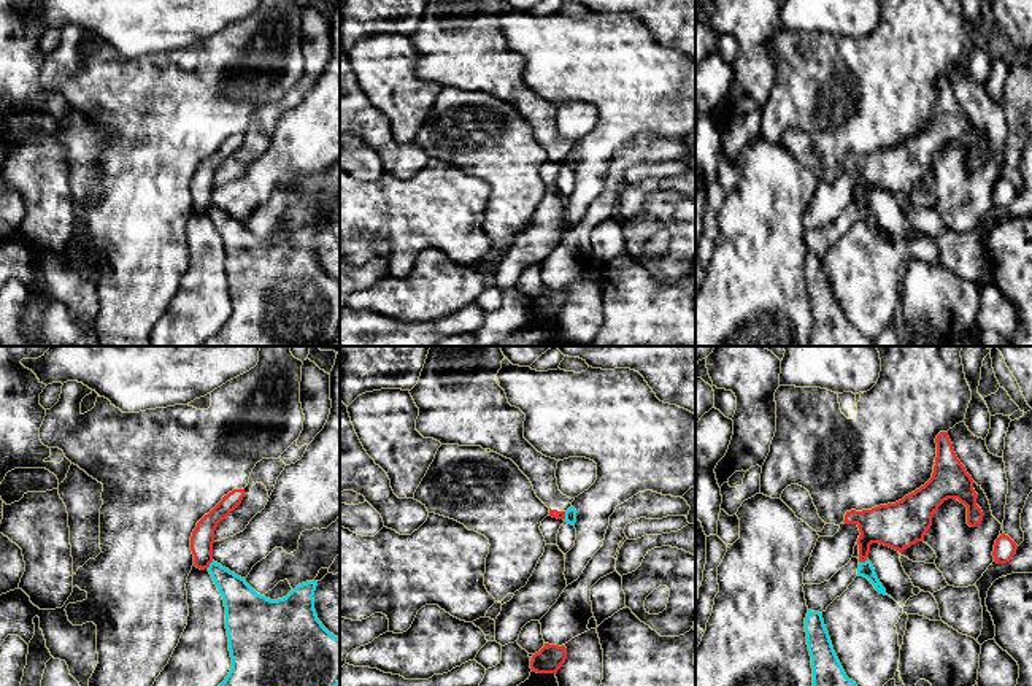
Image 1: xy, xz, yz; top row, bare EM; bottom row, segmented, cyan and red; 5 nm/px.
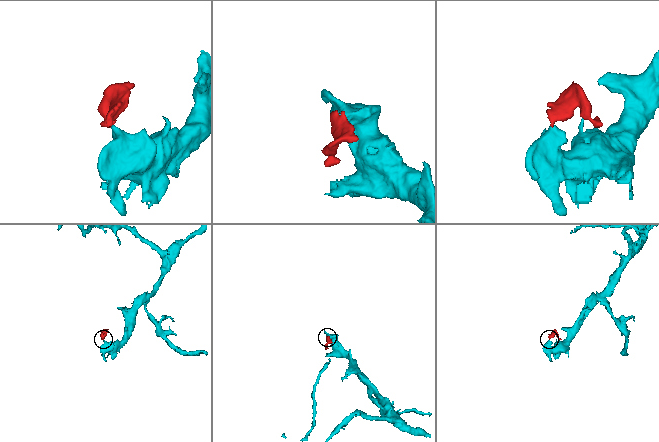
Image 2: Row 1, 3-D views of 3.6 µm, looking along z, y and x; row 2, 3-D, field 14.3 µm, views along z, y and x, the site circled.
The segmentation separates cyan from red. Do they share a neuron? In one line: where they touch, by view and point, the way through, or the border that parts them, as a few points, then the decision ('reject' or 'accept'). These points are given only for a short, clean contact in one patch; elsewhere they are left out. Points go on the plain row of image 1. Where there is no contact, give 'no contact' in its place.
contact xy (210, 208); border xy (213, 205), (207, 211); reject

